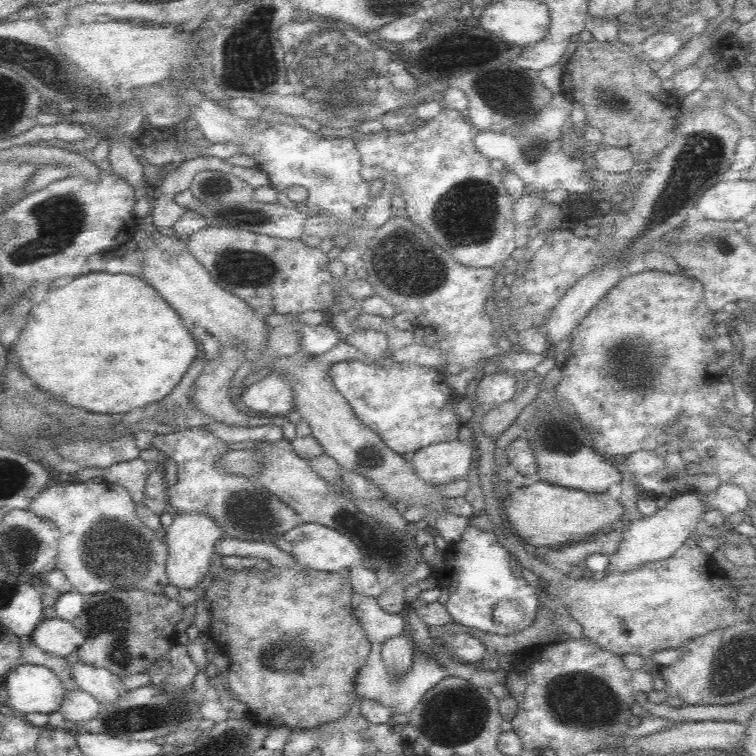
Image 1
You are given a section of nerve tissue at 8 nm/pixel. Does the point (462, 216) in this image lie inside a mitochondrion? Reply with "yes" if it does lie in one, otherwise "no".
yes

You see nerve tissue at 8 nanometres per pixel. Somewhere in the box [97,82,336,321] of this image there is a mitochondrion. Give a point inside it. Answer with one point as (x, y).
(242, 267)

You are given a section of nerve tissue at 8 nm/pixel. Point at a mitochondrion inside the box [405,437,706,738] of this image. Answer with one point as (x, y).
(567, 698)

